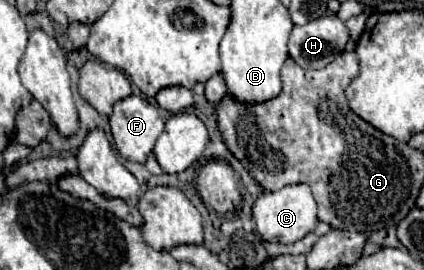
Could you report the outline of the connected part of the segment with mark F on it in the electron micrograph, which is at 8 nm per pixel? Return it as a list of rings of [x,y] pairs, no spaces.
[[[133,94],[133,96],[129,96],[129,98],[121,100],[121,102],[115,102],[113,114],[109,116],[109,124],[111,124],[111,132],[113,132],[113,142],[115,142],[117,150],[119,150],[119,154],[125,160],[143,164],[147,160],[147,156],[151,154],[151,150],[155,146],[155,140],[163,132],[165,120],[163,120],[161,112],[153,104],[149,104],[145,98]]]

